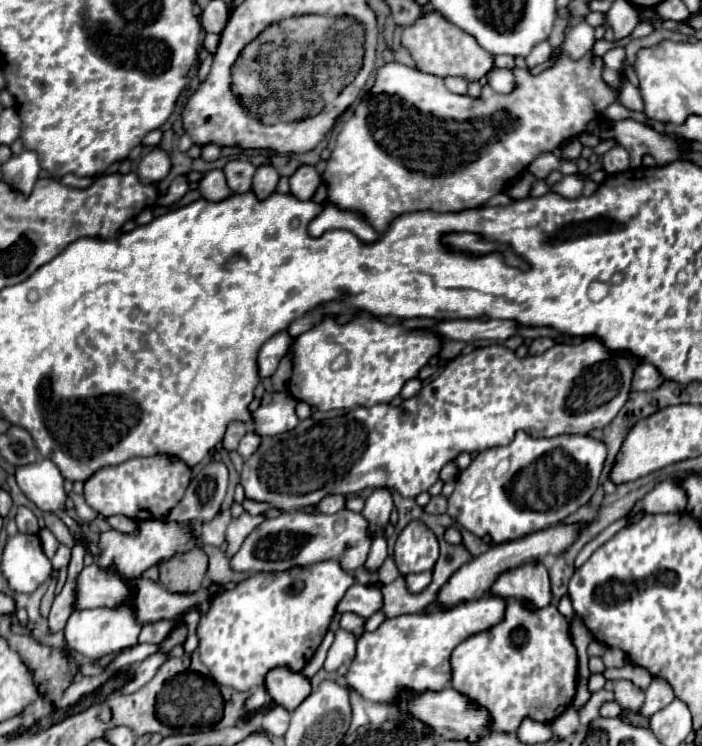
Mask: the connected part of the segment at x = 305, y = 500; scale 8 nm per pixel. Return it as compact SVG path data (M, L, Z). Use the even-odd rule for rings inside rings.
M594 337L578 345L558 343L546 353L526 357L516 357L512 349L498 343L488 345L468 355L458 355L430 385L422 387L416 397L402 401L398 407L388 403L356 407L328 421L308 417L288 433L264 437L250 461L244 459L240 485L248 499L268 501L282 511L294 511L304 505L316 507L326 493L358 495L364 489L382 487L414 499L422 491L428 491L438 481L440 469L462 451L480 453L490 447L508 445L520 429L532 437L554 437L560 433L590 433L592 429L606 427L632 395L632 373L634 367L628 355L604 349Z

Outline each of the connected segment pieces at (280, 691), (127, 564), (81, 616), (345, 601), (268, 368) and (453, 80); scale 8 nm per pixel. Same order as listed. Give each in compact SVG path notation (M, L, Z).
M288 667L270 669L264 677L264 687L268 695L288 711L296 709L312 691L310 681L300 671L292 671Z
M160 519L152 521L140 521L140 535L126 535L120 531L106 531L100 535L100 549L102 555L96 561L102 569L110 569L114 565L114 571L122 577L140 577L142 571L148 567L160 563L162 559L172 557L178 551L190 549L190 527L178 525L178 523L162 523Z
M116 607L116 609L82 609L74 611L64 627L64 637L70 649L80 651L88 657L100 659L124 647L134 647L140 633L140 625L130 607Z
M352 585L346 595L342 597L342 601L338 603L336 611L344 613L344 611L352 611L360 617L370 617L374 615L382 605L382 593L380 589L372 589L366 585Z
M282 331L282 333L276 333L274 337L270 337L262 345L262 349L258 353L258 373L262 379L274 375L280 359L286 355L290 343L292 343L292 339L288 337L286 331Z
M444 77L444 83L452 93L466 93L468 81L464 77Z

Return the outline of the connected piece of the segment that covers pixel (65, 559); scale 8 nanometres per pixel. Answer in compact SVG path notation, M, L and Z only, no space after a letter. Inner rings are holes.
M60 545L56 555L52 557L52 565L54 565L54 569L58 569L58 567L62 569L62 567L68 567L68 563L70 563L70 547Z

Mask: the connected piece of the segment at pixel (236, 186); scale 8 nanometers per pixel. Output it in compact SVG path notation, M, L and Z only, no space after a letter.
M228 161L224 167L224 175L232 193L248 193L252 189L256 167L248 161Z

